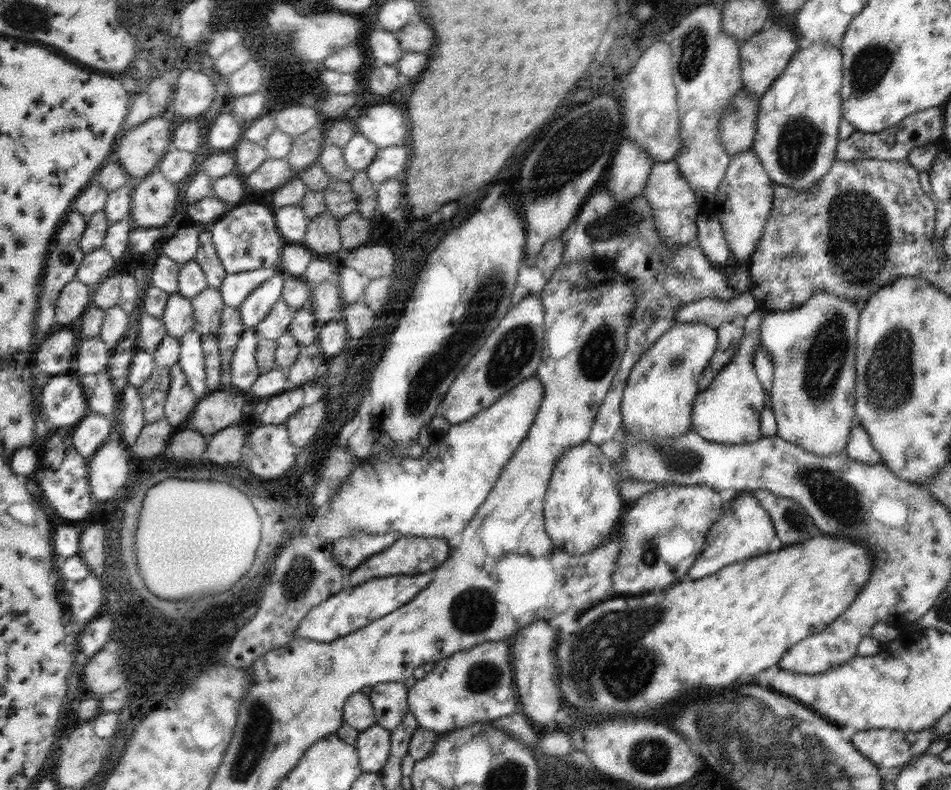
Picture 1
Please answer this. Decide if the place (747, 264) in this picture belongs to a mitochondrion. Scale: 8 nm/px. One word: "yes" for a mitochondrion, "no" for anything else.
no

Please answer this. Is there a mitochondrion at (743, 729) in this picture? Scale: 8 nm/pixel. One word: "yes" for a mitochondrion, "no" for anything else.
yes

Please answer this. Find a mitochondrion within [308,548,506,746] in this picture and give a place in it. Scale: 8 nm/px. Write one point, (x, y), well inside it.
(473, 610)

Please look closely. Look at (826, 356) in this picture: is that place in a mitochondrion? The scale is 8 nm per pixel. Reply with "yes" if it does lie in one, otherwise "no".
yes

